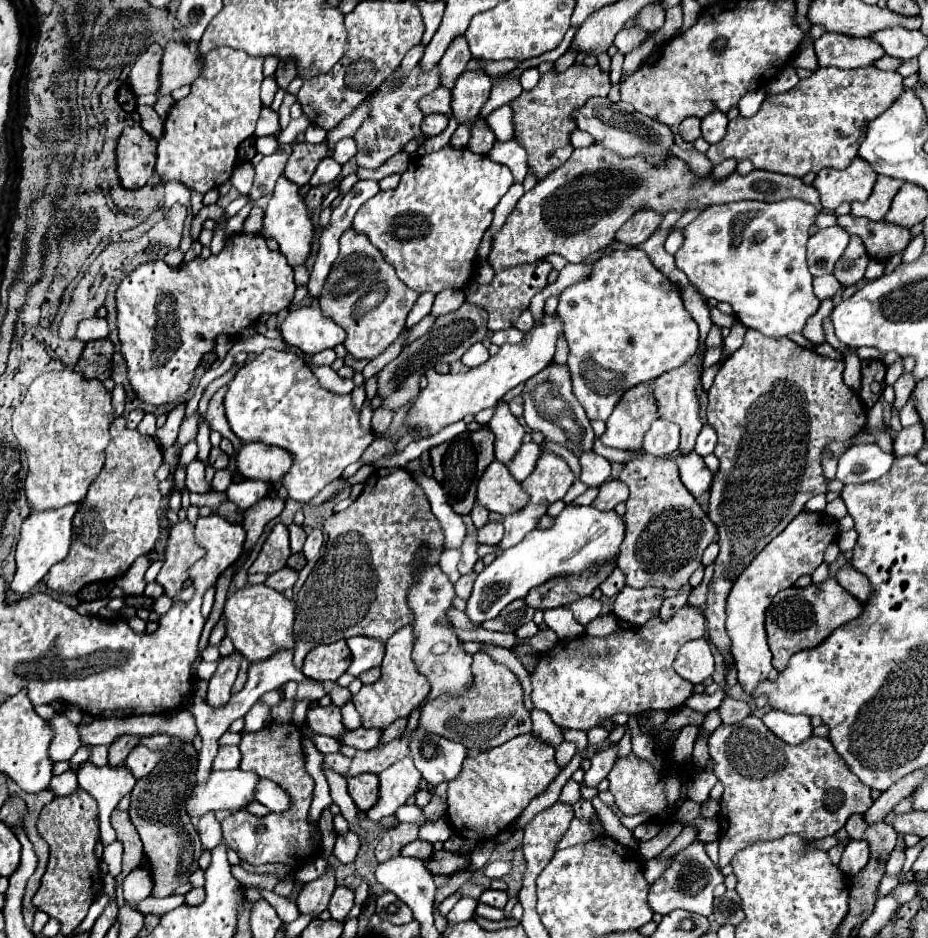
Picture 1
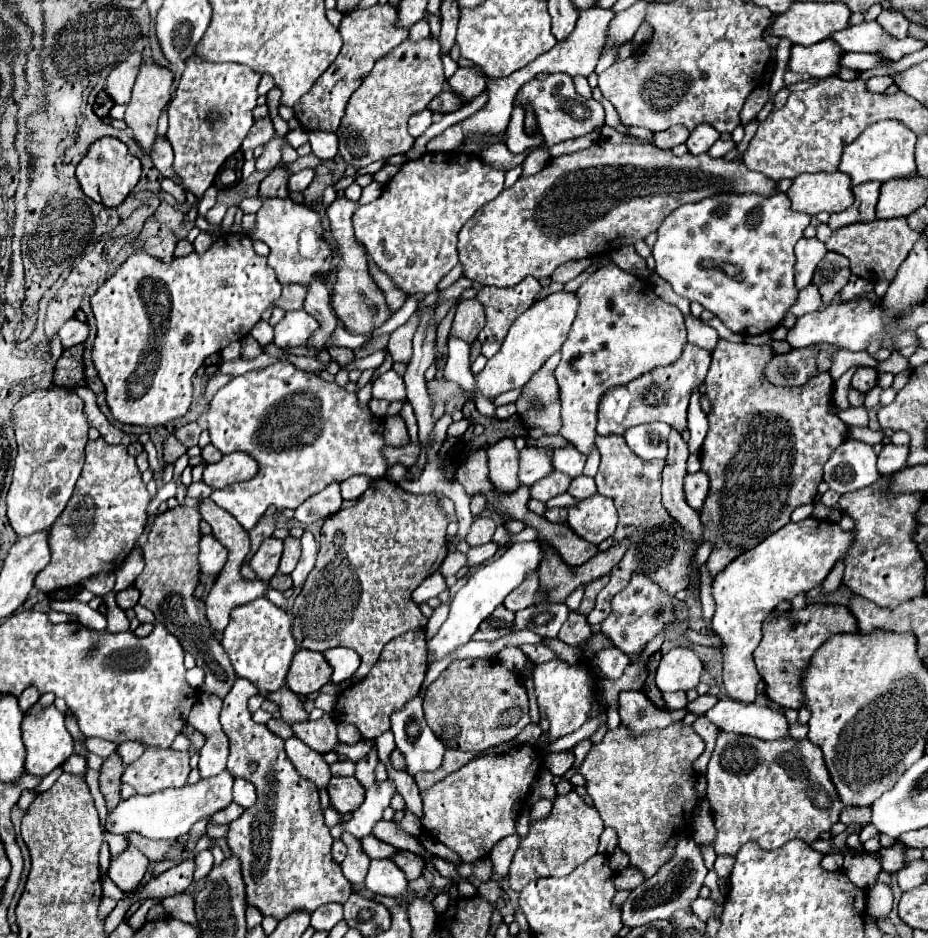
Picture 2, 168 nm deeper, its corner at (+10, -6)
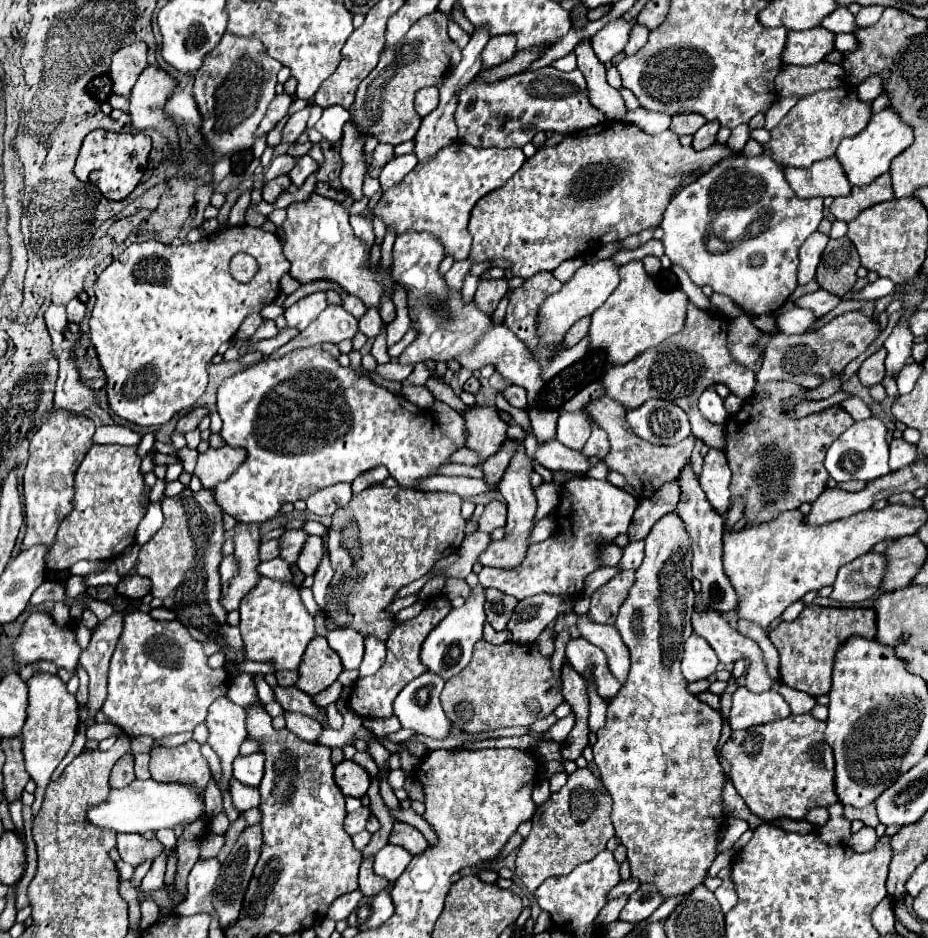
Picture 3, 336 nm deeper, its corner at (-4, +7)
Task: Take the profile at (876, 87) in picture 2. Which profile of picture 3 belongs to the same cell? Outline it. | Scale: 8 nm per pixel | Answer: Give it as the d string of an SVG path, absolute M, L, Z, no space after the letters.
M870 75L858 85L858 95L862 101L874 101L882 93L882 89L884 89L882 75Z

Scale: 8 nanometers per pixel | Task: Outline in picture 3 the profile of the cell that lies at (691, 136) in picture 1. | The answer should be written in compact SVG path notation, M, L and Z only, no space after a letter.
M680 113L680 115L672 117L670 129L676 135L694 135L704 123L706 123L706 119L698 113Z

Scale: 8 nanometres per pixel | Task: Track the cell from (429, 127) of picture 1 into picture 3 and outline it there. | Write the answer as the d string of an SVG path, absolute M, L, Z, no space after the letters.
M424 87L416 93L416 101L414 101L414 107L416 111L424 117L428 115L428 111L434 111L436 109L436 103L438 103L438 89L436 87Z

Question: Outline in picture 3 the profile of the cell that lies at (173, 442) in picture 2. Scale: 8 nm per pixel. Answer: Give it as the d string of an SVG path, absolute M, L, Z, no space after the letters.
M196 407L196 409L192 409L192 411L186 413L184 417L180 417L180 421L178 421L178 425L176 425L176 431L182 433L182 435L186 435L188 431L198 429L198 423L202 421L204 415L208 415L208 409L204 409L204 407Z

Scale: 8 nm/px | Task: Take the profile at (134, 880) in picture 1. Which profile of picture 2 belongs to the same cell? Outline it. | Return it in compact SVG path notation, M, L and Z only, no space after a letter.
M128 844L128 848L124 852L120 852L118 856L112 856L108 876L122 892L128 894L144 878L148 864L150 864L150 860L138 848Z

